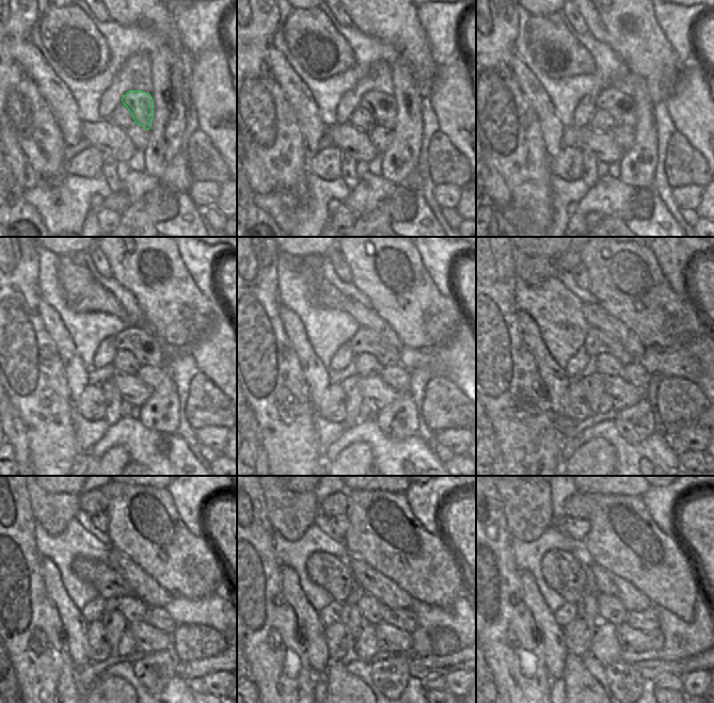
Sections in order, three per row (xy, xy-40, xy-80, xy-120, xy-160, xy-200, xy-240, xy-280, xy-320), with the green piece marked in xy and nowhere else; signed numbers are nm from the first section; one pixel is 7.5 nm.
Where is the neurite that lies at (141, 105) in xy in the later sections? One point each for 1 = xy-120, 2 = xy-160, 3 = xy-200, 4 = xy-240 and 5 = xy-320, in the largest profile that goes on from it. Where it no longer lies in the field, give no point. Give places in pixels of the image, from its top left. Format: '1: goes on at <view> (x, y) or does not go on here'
1: goes on at xy-120 (147, 350)
2: goes on at xy-160 (366, 340)
3: goes on at xy-200 (596, 342)
4: goes on at xy-240 (109, 585)
5: goes on at xy-320 (569, 577)

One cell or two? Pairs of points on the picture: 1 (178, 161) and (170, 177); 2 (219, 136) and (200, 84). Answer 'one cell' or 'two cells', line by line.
1: one cell
2: one cell

